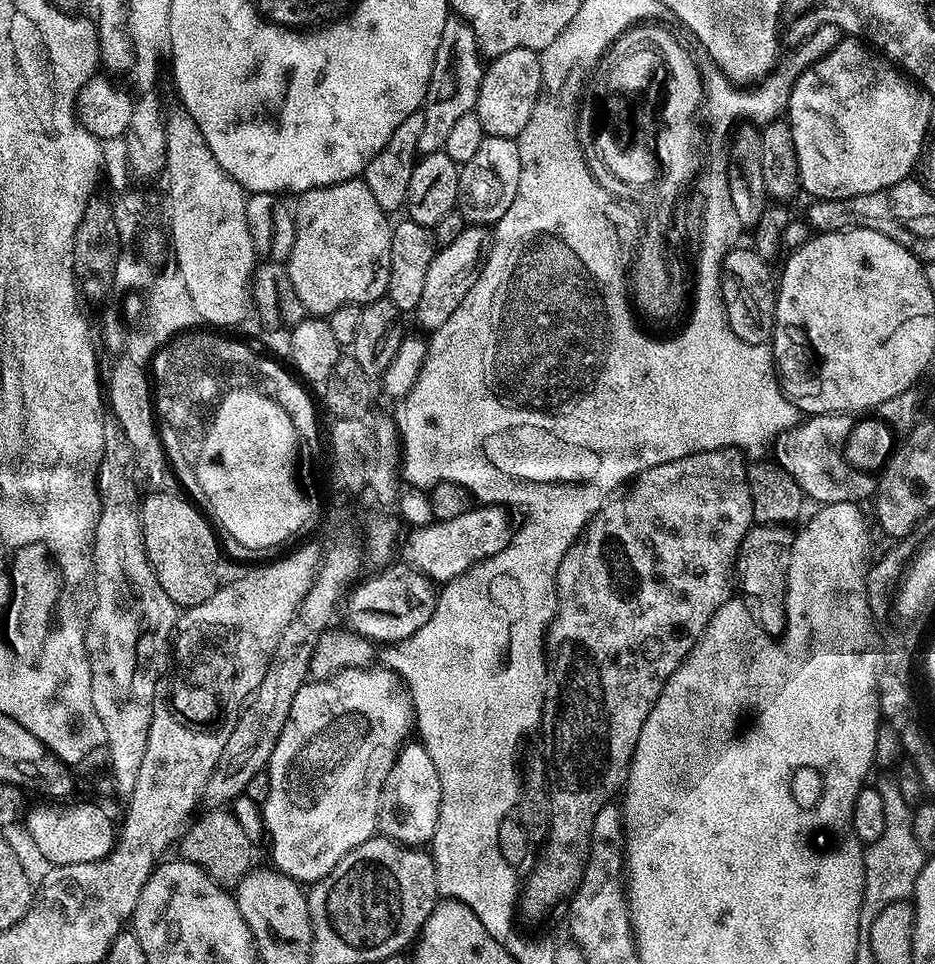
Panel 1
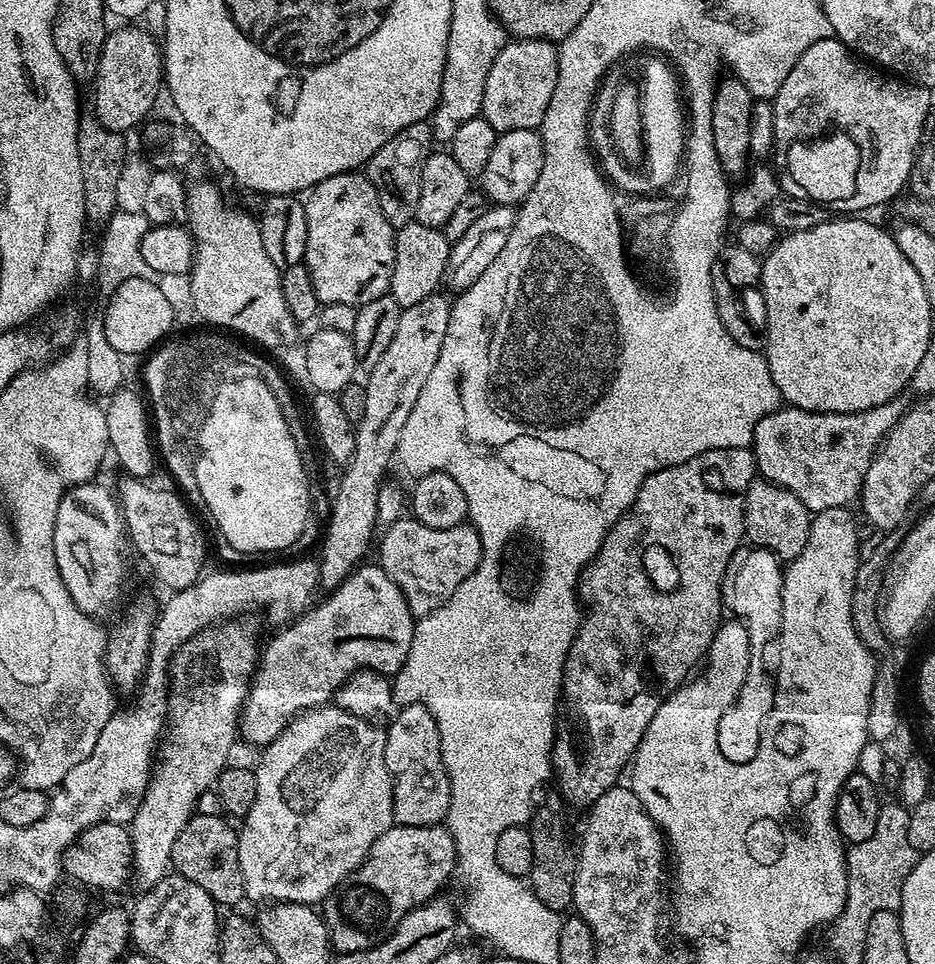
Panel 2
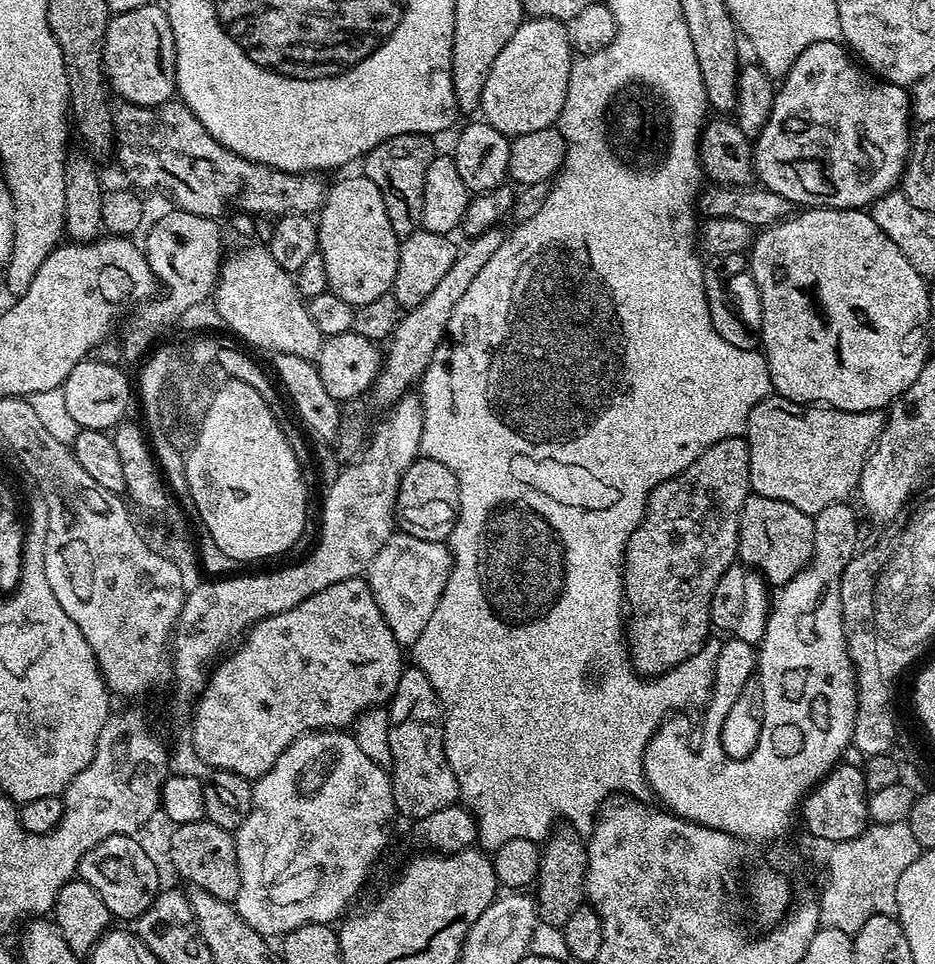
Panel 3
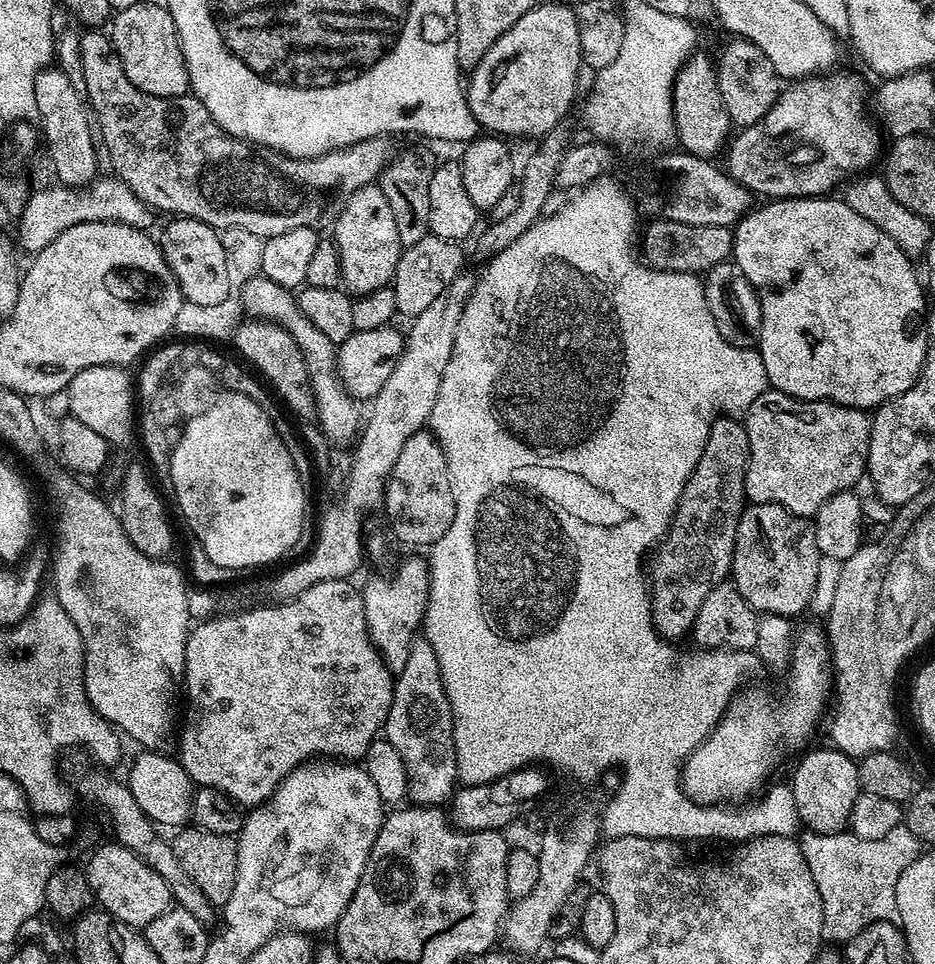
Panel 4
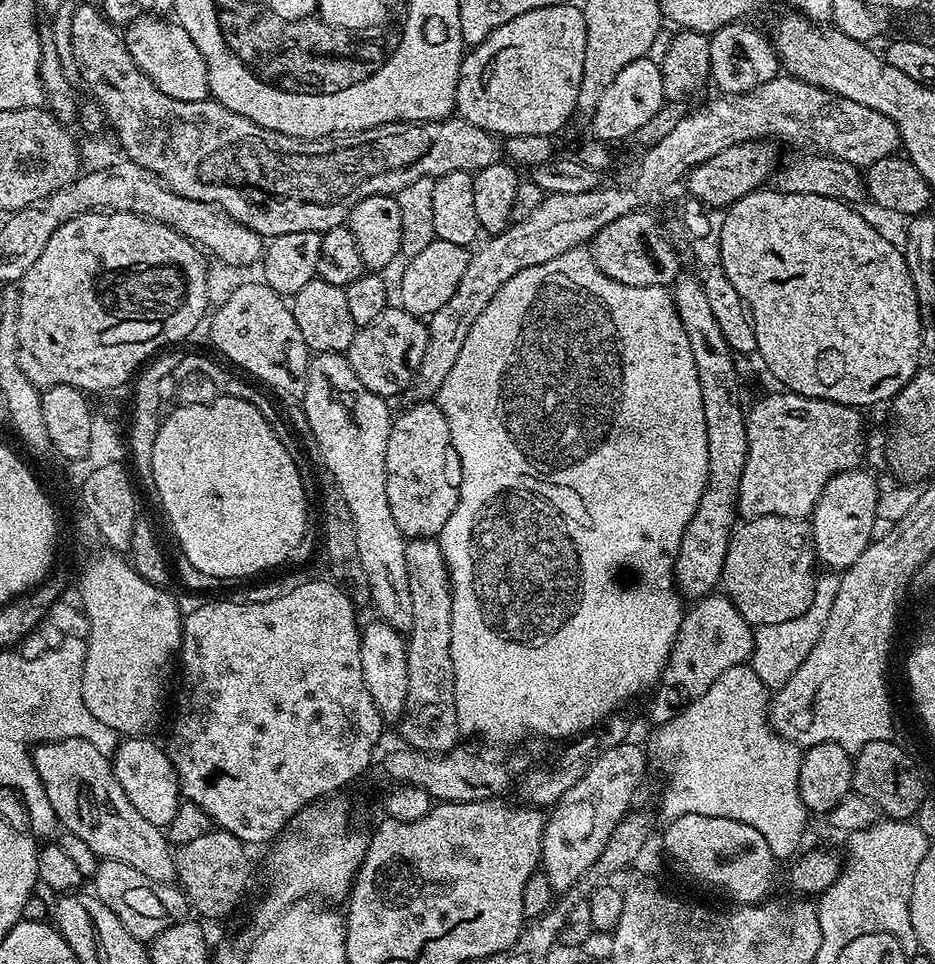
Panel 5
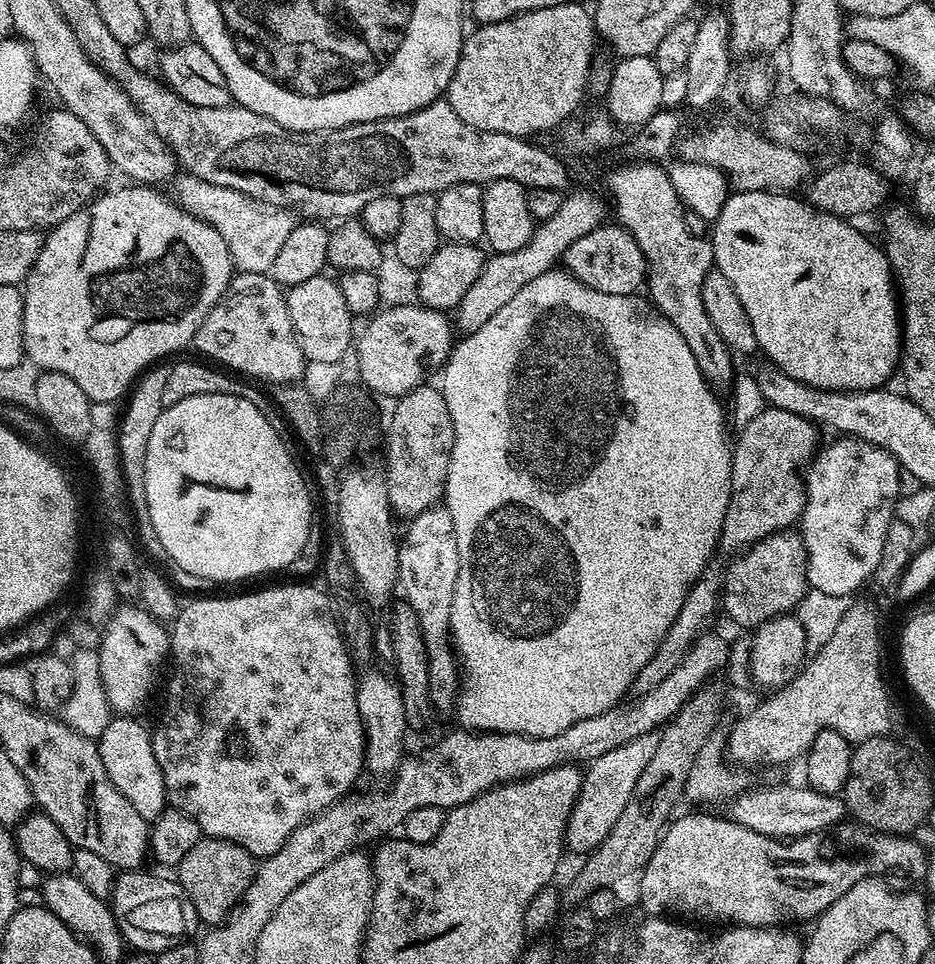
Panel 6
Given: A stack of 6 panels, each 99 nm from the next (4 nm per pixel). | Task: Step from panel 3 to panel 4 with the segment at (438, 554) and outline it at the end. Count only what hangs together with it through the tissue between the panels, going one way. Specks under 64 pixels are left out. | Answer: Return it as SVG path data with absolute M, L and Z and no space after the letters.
M412 556L397 566L393 576L376 576L362 588L366 626L372 645L393 674L399 674L406 666L406 658L410 658L410 646L418 639L424 623L424 611L428 609L429 575L429 561Z

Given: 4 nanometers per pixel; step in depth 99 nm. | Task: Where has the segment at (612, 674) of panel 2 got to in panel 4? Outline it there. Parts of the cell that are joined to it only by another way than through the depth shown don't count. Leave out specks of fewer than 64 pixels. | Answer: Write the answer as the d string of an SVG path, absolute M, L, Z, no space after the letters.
M724 414L713 420L702 458L698 458L698 466L694 466L682 490L676 517L646 564L646 579L652 594L652 621L657 634L669 642L677 642L691 633L698 610L702 610L702 602L706 602L706 594L710 594L714 586L725 583L732 571L736 531L746 507L744 475L748 469L748 435L739 419L731 420L728 416L731 415Z

